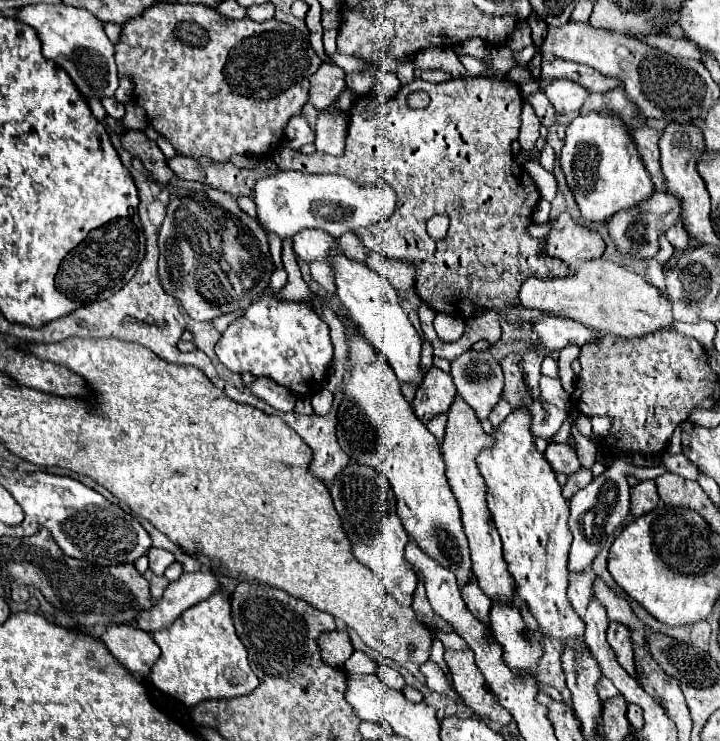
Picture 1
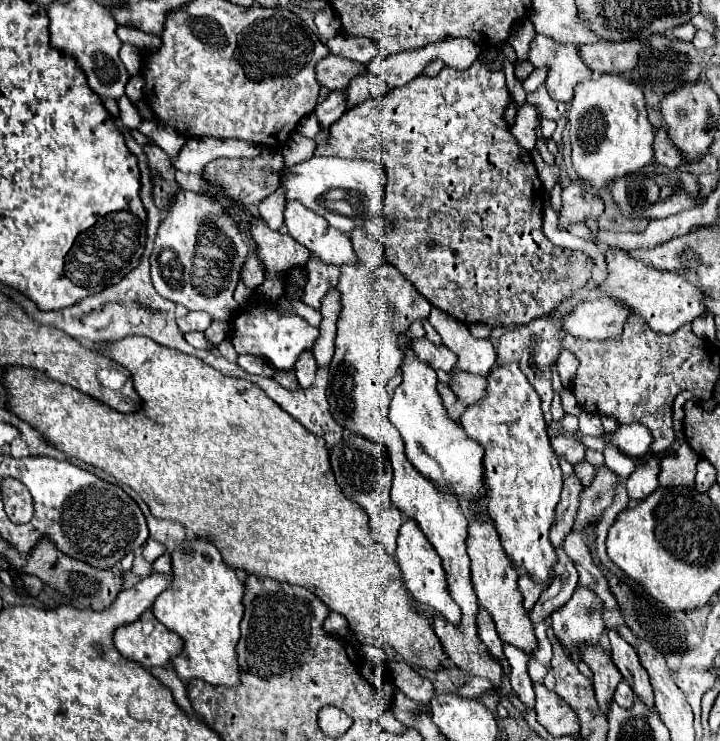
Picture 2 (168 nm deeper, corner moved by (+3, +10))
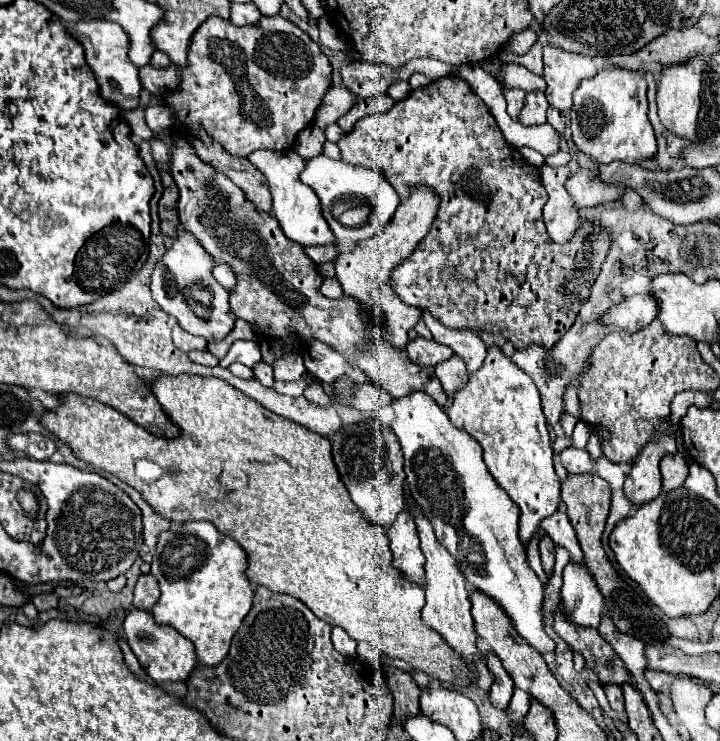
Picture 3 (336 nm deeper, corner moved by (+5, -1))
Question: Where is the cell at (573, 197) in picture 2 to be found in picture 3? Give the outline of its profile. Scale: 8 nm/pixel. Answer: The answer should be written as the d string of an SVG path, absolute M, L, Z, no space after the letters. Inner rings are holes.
M578 170L576 174L572 174L566 180L566 190L572 196L576 208L594 208L610 204L624 194L624 188L620 186L610 186L602 184L600 180L594 180L590 170Z

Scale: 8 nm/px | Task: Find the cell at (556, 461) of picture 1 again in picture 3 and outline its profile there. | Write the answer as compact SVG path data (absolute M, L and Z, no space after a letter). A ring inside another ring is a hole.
M566 448L560 452L560 462L570 474L584 474L592 470L590 454L588 450L578 450L578 448Z

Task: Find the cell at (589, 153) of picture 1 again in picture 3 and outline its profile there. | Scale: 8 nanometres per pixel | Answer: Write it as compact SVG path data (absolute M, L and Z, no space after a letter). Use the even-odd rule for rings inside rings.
M602 68L594 78L582 80L574 92L574 106L570 110L572 140L594 164L610 164L614 160L640 164L656 154L656 138L646 112L644 76L622 68Z

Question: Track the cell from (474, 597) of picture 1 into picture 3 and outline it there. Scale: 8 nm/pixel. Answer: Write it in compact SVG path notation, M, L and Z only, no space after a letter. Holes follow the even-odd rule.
M488 652L486 654L486 664L488 664L488 670L492 672L494 676L494 684L490 688L490 698L492 698L492 704L498 706L498 708L506 708L510 698L512 698L512 692L514 692L514 684L512 684L512 678L508 676L508 672L502 668L498 656L494 652Z

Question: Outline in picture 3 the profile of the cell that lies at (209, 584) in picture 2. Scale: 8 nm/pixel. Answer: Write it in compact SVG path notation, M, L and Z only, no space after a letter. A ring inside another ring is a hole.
M172 522L170 530L164 532L164 536L160 536L156 544L156 554L152 558L152 574L160 582L162 596L152 608L154 620L160 626L176 628L178 634L188 638L196 648L198 664L204 668L214 668L226 658L232 636L236 634L242 620L252 608L254 590L244 576L246 566L248 562L246 562L246 552L242 550L242 546L230 536L222 534L210 522L186 522L186 524Z

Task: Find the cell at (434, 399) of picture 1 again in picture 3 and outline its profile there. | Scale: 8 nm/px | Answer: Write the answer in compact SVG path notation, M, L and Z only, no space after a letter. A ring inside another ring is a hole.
M416 338L408 342L406 354L414 364L424 368L434 368L440 362L446 362L454 356L454 352L448 346L442 346L442 344L436 344L434 340L424 340L424 338Z

